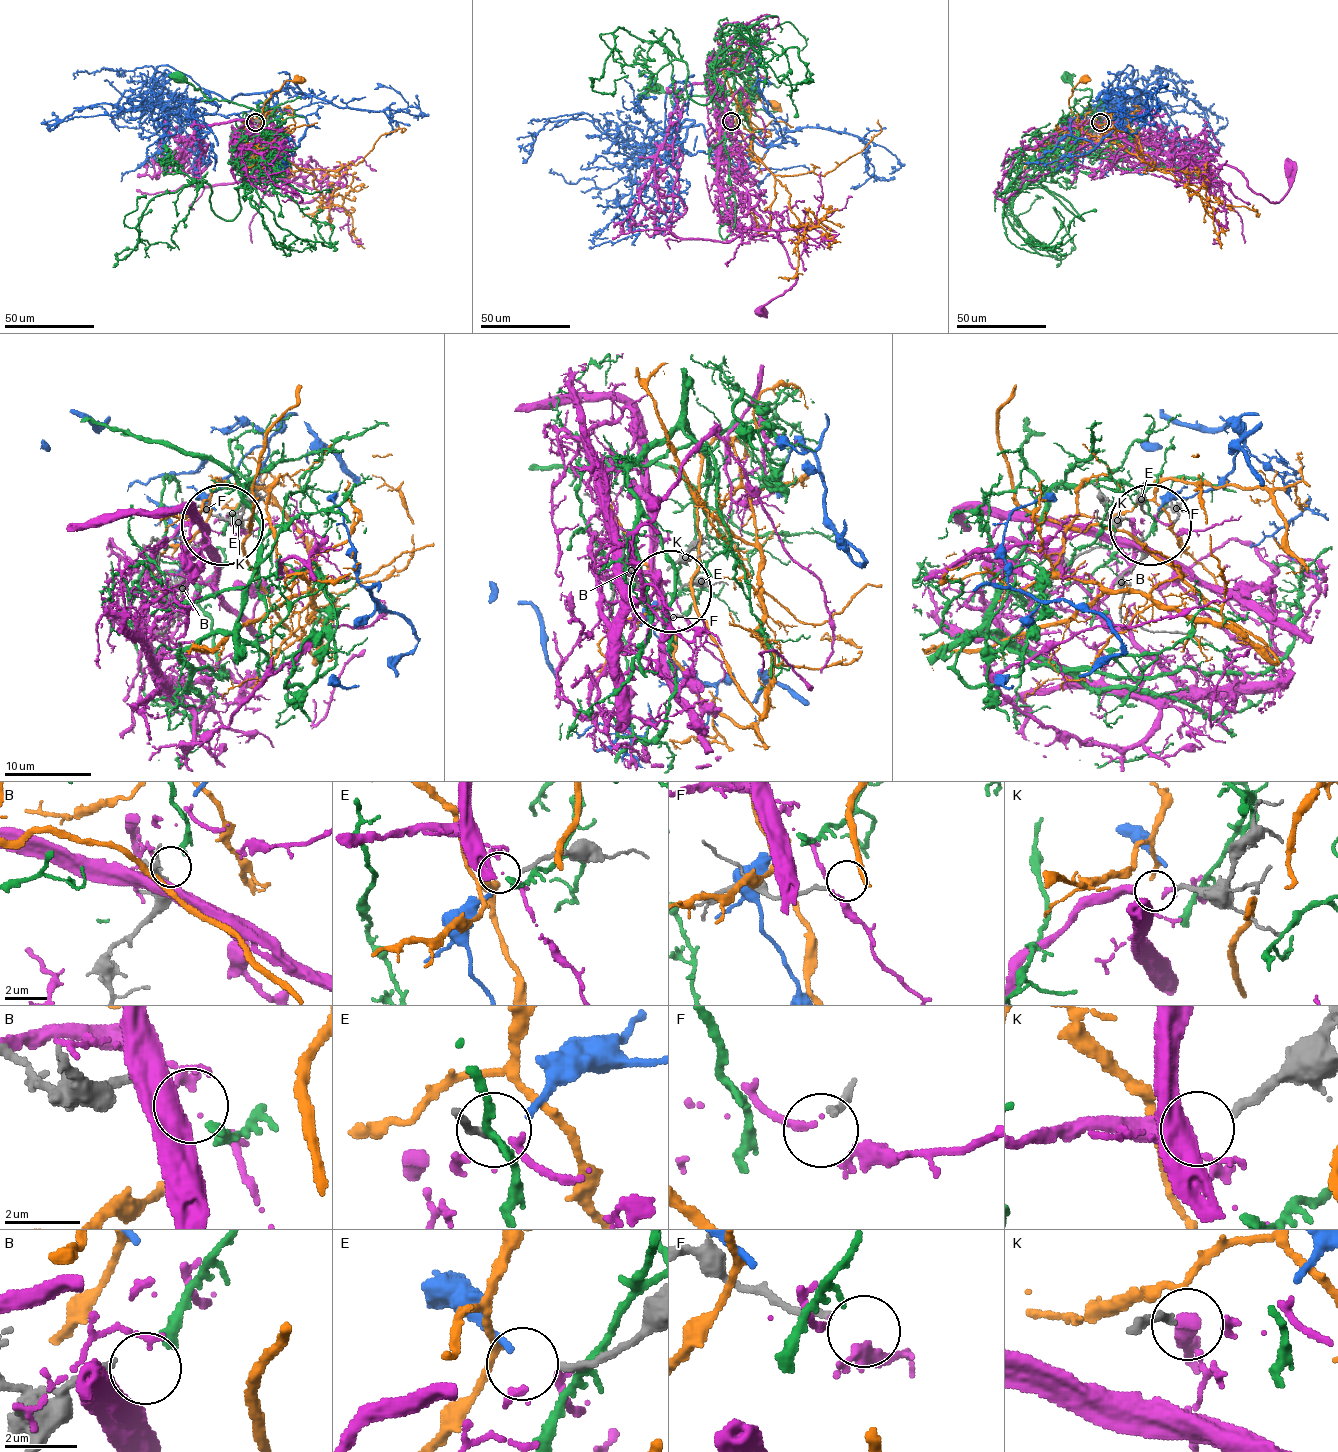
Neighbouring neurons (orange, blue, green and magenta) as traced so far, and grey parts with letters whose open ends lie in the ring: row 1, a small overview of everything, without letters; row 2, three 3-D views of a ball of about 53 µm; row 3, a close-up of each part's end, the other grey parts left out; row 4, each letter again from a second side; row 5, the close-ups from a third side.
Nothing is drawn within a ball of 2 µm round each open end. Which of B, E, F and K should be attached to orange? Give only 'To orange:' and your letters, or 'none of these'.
To orange: none of these

